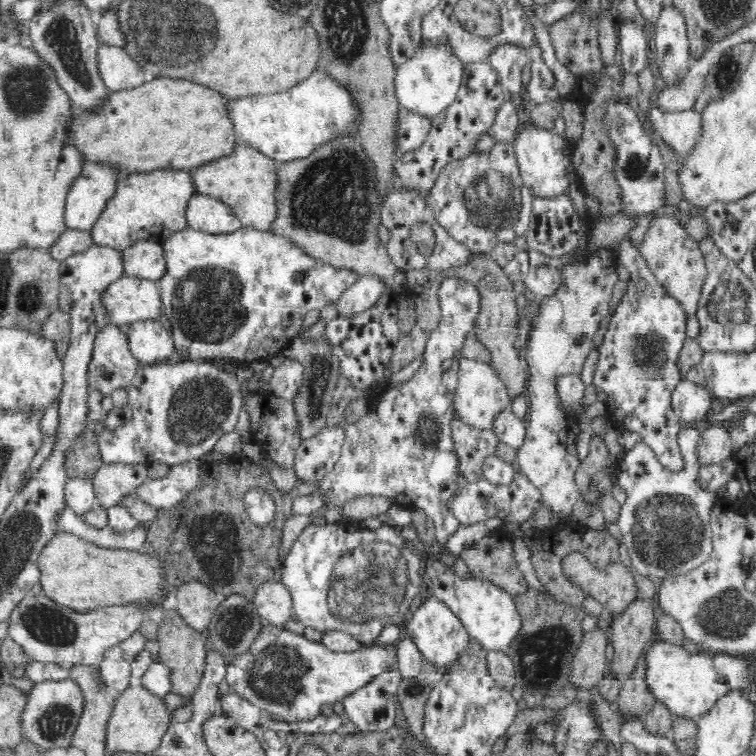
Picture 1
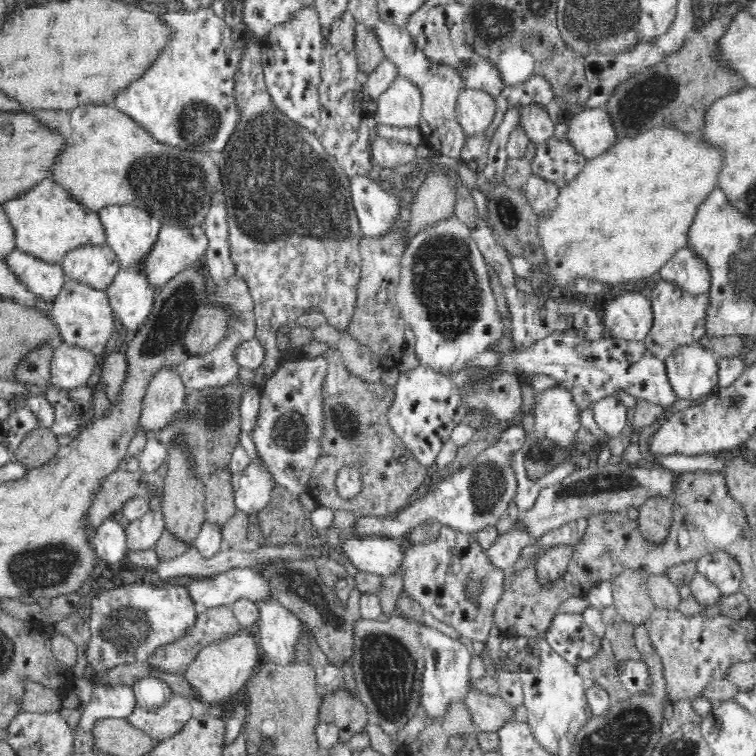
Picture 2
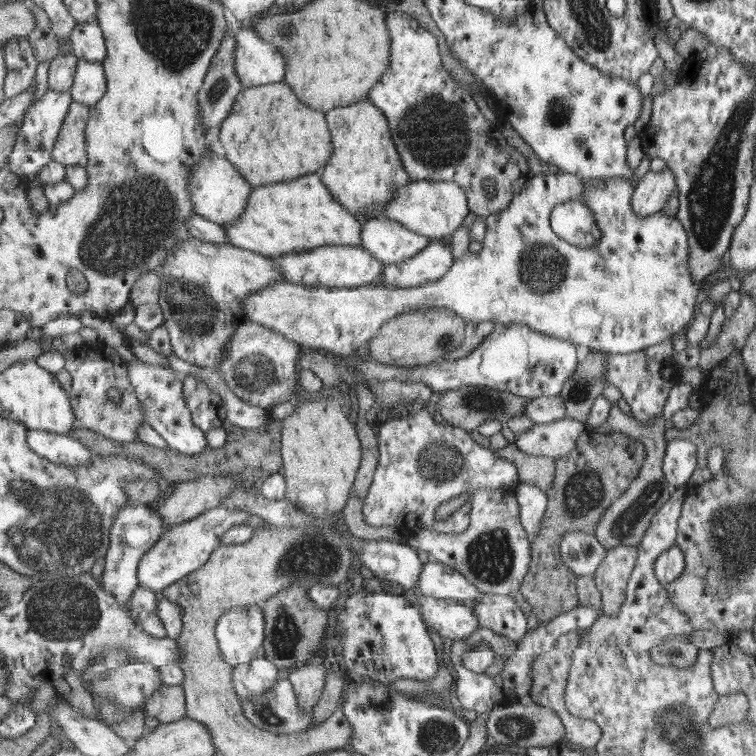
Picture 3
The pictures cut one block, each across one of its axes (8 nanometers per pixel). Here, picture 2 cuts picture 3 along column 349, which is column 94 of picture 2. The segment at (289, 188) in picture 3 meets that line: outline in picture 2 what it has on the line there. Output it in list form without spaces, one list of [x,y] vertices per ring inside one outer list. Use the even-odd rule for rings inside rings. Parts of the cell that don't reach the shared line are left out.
[[[46,178],[22,196],[1,203],[14,225],[17,249],[50,264],[61,264],[67,252],[85,245],[106,245],[106,233],[99,213],[87,210],[56,180]]]

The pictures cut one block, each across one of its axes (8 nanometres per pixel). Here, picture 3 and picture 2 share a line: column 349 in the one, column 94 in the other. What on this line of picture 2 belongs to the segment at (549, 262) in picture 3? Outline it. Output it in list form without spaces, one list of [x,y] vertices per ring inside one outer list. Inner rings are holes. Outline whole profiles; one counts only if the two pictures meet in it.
[[[67,279],[63,289],[52,300],[51,312],[61,342],[87,349],[94,356],[104,352],[108,340],[115,333],[114,315],[107,291],[96,290],[76,280]]]

